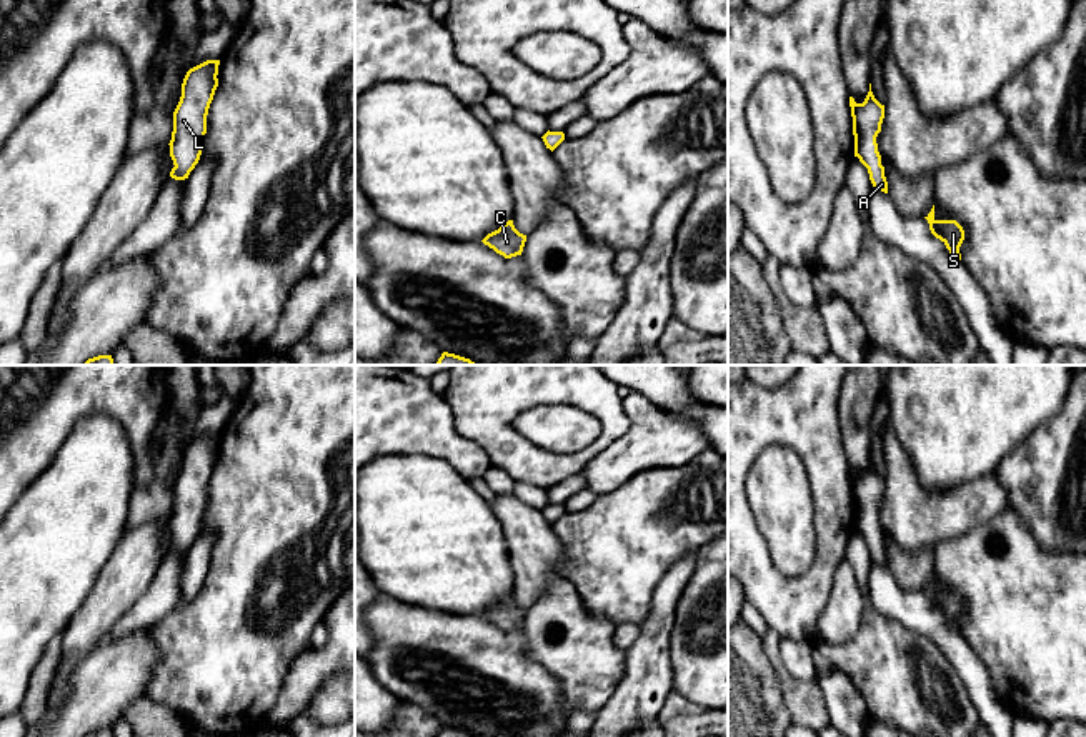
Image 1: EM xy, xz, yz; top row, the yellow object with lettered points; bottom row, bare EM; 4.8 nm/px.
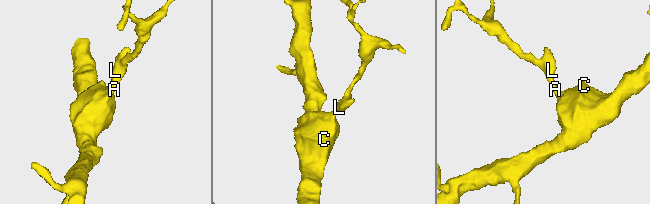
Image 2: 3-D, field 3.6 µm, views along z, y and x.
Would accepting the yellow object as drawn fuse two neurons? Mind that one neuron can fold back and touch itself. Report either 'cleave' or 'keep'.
keep

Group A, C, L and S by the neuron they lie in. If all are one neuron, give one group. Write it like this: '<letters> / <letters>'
A C L S

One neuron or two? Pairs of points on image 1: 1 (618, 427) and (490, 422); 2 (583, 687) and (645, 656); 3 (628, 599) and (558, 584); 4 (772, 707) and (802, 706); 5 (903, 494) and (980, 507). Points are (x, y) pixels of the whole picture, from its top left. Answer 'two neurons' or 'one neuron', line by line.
1: one neuron
2: two neurons
3: two neurons
4: two neurons
5: one neuron

